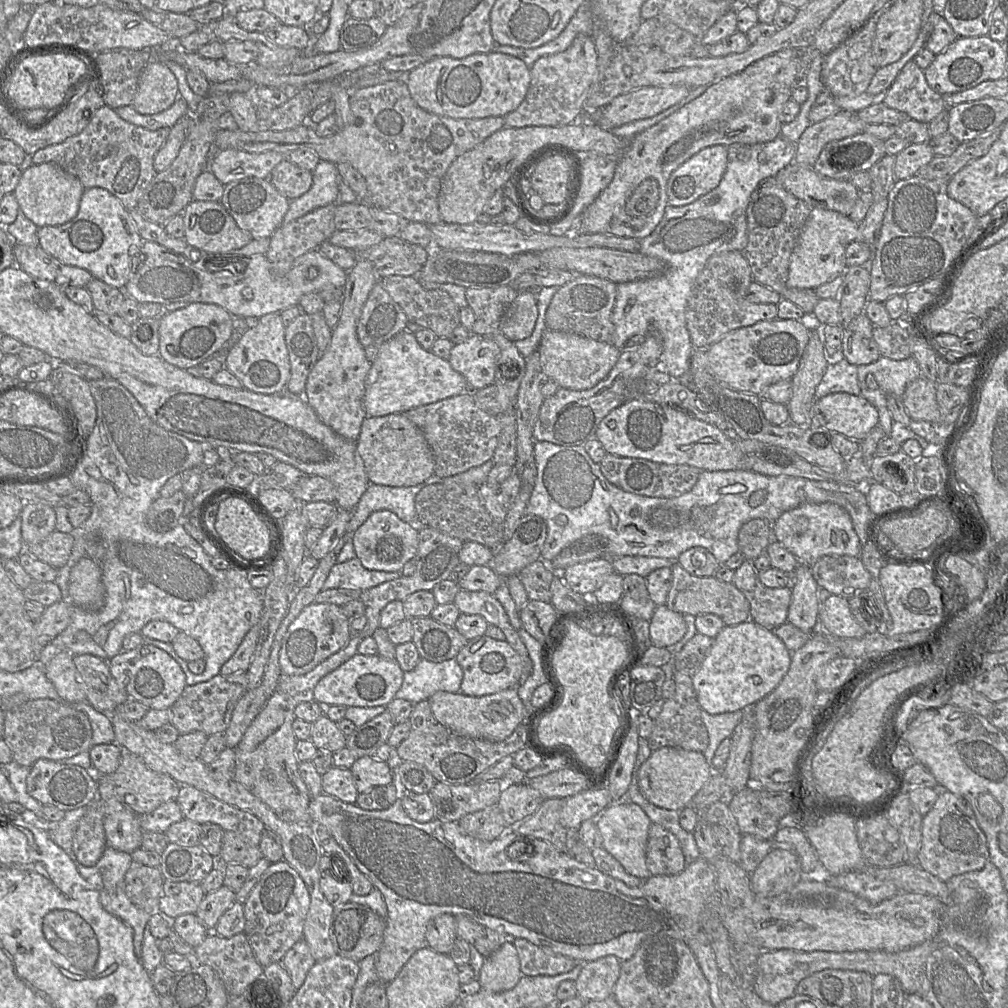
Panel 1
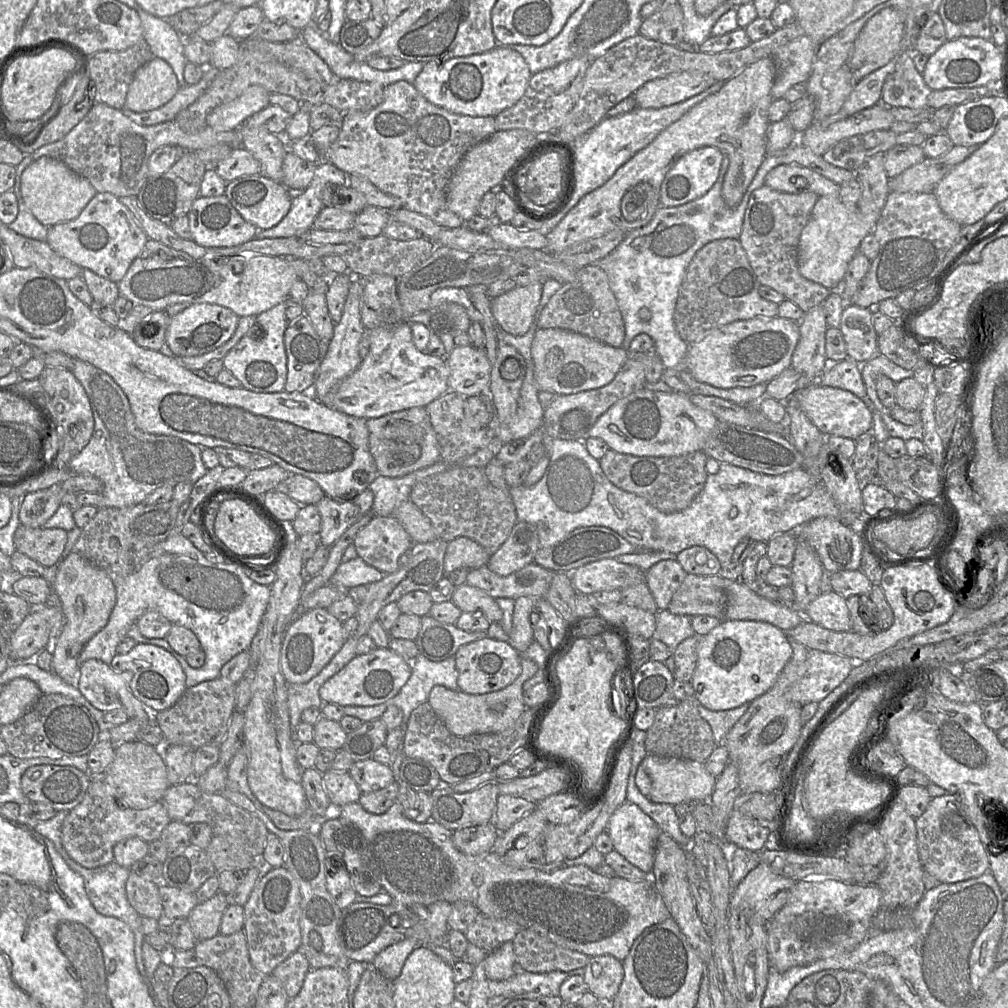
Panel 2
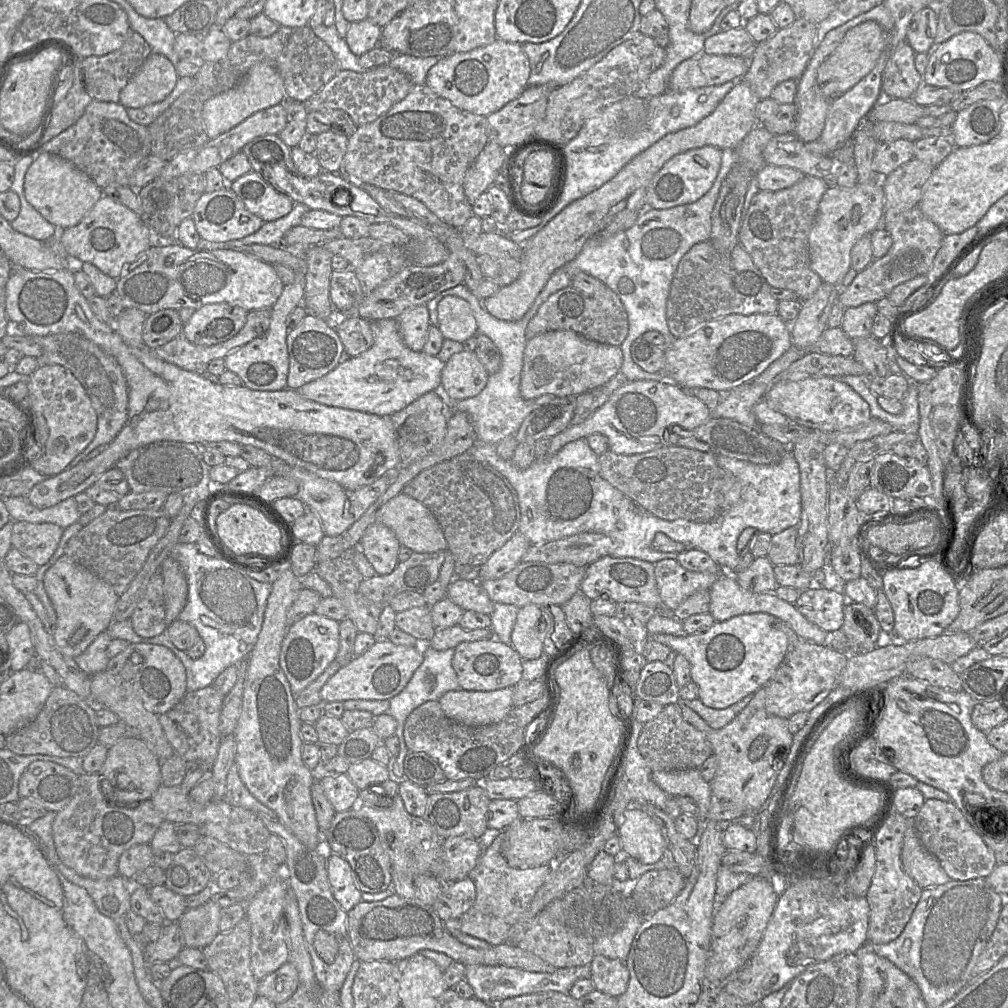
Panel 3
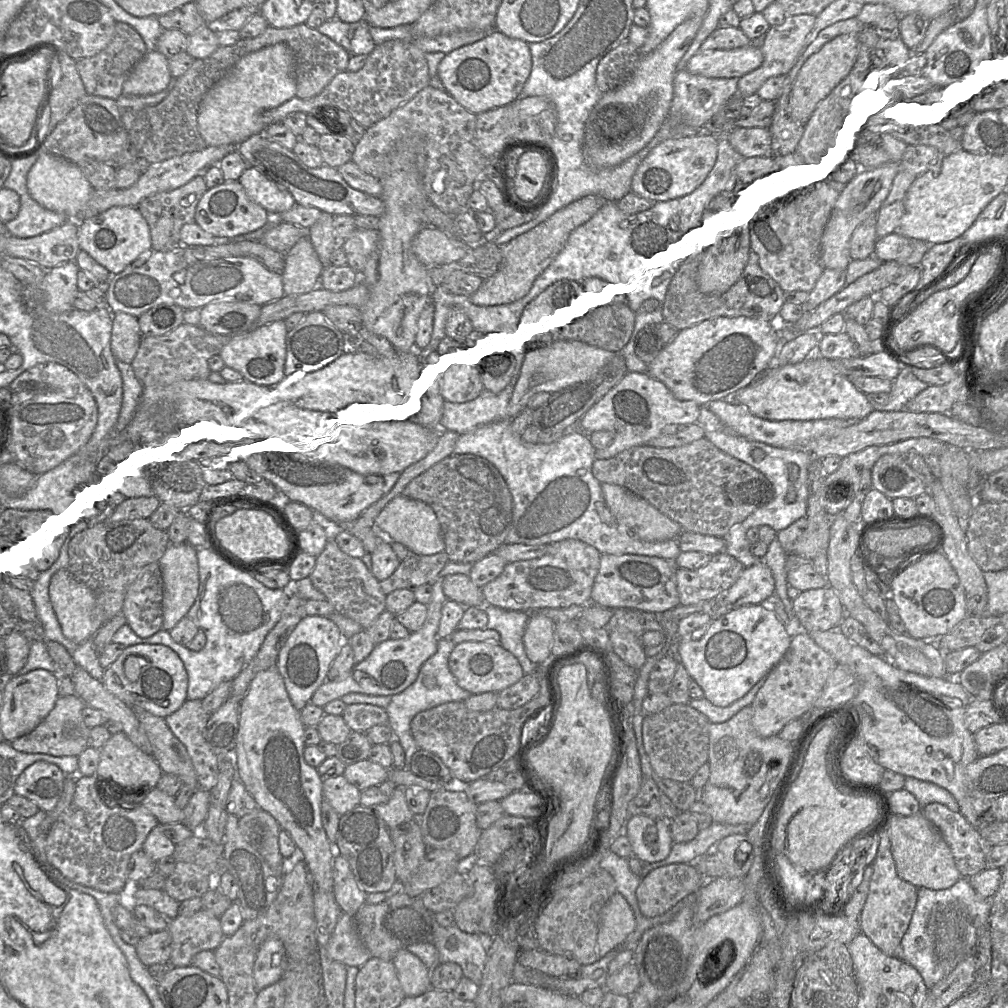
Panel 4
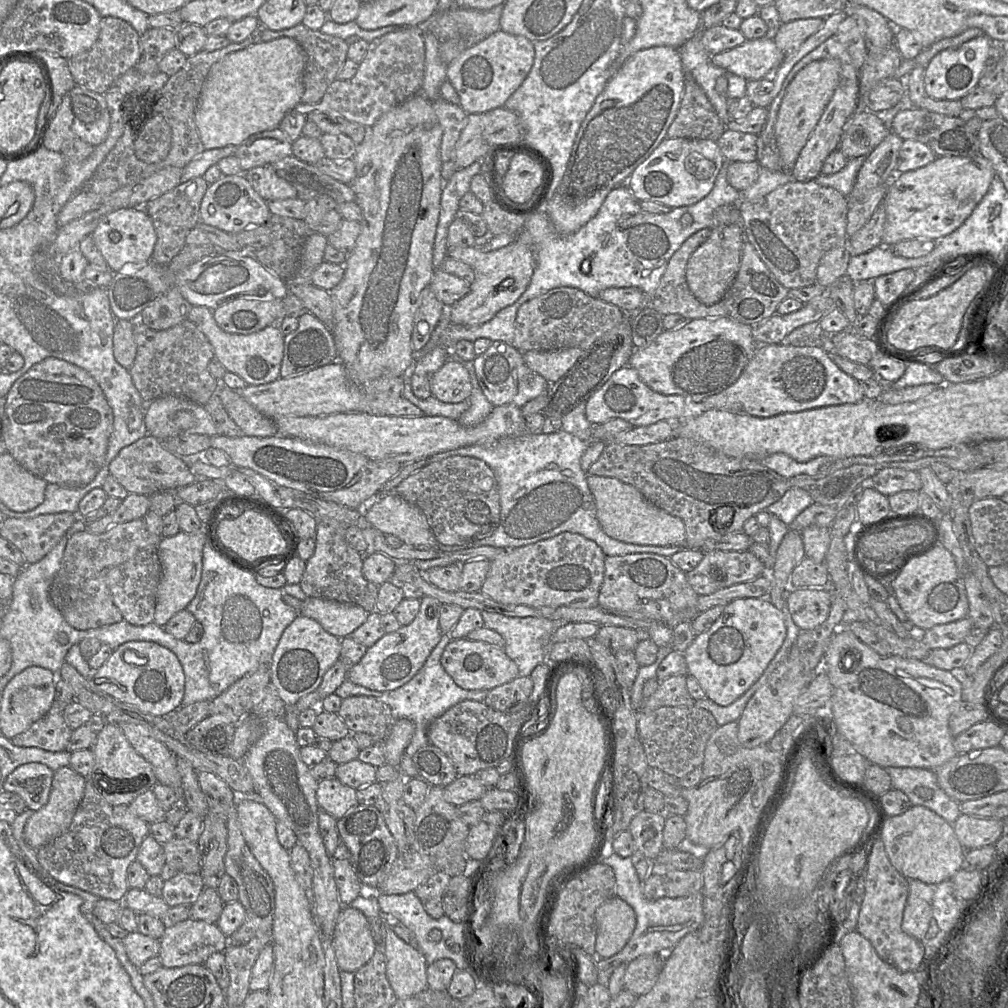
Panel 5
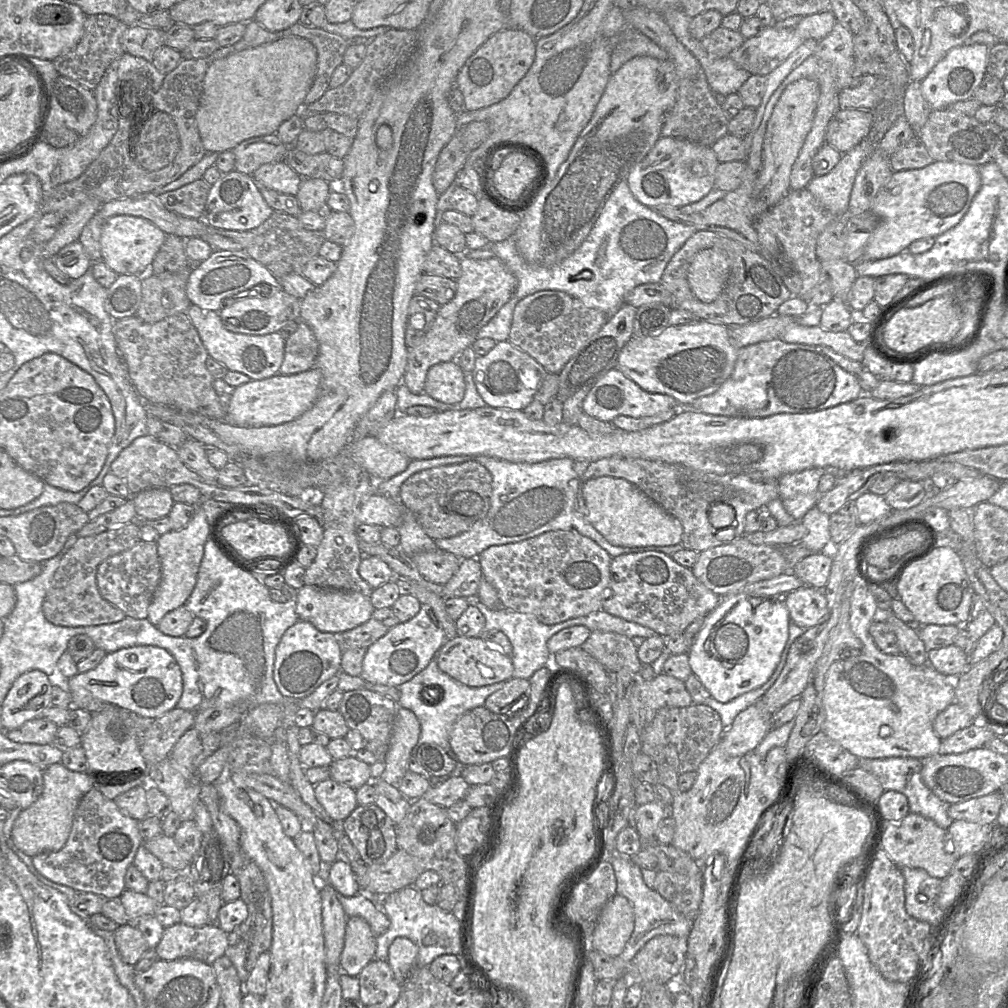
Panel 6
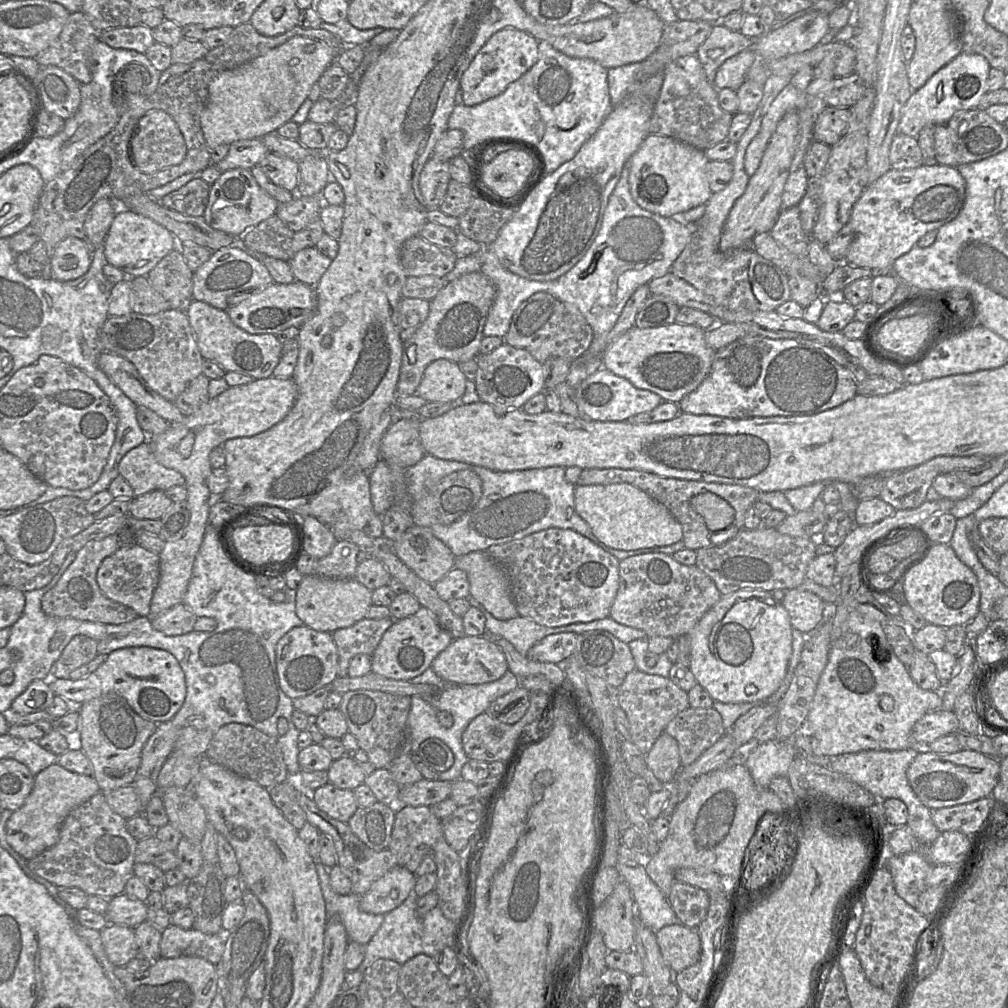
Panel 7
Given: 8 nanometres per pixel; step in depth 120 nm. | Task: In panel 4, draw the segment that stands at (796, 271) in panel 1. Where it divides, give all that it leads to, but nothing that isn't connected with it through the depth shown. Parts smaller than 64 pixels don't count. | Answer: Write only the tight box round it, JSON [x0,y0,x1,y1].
[820,162,900,270]

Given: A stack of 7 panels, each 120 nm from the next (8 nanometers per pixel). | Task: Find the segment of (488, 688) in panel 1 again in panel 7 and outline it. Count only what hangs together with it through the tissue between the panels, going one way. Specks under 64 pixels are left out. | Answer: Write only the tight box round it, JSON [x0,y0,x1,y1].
[431,636,508,685]

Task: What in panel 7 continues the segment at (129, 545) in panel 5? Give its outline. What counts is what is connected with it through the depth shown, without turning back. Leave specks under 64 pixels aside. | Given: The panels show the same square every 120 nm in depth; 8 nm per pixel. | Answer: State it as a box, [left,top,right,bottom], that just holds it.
[41,534,138,624]

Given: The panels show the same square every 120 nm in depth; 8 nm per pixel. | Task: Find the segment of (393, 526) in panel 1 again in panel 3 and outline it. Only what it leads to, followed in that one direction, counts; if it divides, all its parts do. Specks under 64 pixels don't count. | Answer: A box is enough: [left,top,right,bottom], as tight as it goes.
[359,521,400,575]

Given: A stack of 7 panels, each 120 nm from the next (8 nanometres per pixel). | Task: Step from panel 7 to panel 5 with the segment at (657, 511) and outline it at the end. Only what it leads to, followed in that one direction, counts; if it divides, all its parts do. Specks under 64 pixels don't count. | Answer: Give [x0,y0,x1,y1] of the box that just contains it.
[587,475,685,546]

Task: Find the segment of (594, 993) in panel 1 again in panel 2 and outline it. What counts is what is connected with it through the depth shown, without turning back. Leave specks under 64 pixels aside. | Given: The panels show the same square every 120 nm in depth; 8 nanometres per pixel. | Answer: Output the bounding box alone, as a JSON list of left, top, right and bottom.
[583,955,623,1003]

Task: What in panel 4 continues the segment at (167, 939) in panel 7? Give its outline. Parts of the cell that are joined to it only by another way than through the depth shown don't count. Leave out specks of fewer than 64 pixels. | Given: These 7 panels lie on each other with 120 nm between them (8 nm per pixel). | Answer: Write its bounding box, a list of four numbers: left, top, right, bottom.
[167,909,225,967]

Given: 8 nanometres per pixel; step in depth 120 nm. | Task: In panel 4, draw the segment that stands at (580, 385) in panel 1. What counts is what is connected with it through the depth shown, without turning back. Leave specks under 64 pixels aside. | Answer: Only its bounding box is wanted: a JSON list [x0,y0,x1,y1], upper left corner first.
[508,337,615,419]

